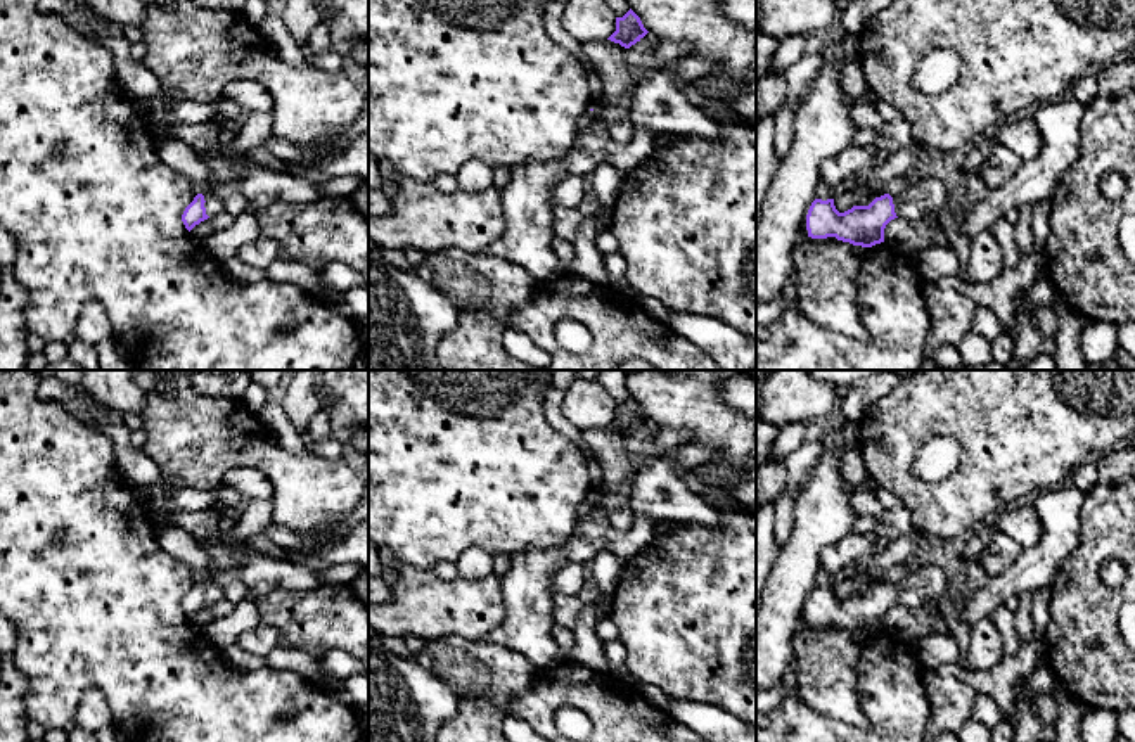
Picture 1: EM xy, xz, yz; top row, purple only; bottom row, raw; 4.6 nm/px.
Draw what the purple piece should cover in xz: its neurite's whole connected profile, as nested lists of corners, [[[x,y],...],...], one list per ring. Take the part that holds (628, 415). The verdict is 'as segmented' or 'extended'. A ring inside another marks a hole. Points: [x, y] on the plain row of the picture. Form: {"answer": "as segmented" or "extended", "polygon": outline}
{"answer": "as segmented", "polygon": [[[630,396],[623,405],[616,405],[616,419],[607,427],[630,436],[647,420],[649,419],[644,415],[640,405]]]}

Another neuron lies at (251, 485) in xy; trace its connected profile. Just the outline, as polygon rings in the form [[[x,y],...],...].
[[[232,467],[225,472],[223,486],[235,489],[244,502],[272,500],[273,486],[263,472],[253,467]]]

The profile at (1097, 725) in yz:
[[[1087,707],[1080,733],[1083,742],[1116,742],[1119,737],[1118,714],[1107,709]]]

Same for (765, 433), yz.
[[[756,405],[756,467],[772,457],[777,431],[779,427],[768,424]]]

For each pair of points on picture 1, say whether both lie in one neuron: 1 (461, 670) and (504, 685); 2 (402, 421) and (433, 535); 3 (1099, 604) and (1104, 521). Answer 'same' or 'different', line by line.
1: same
2: same
3: same

